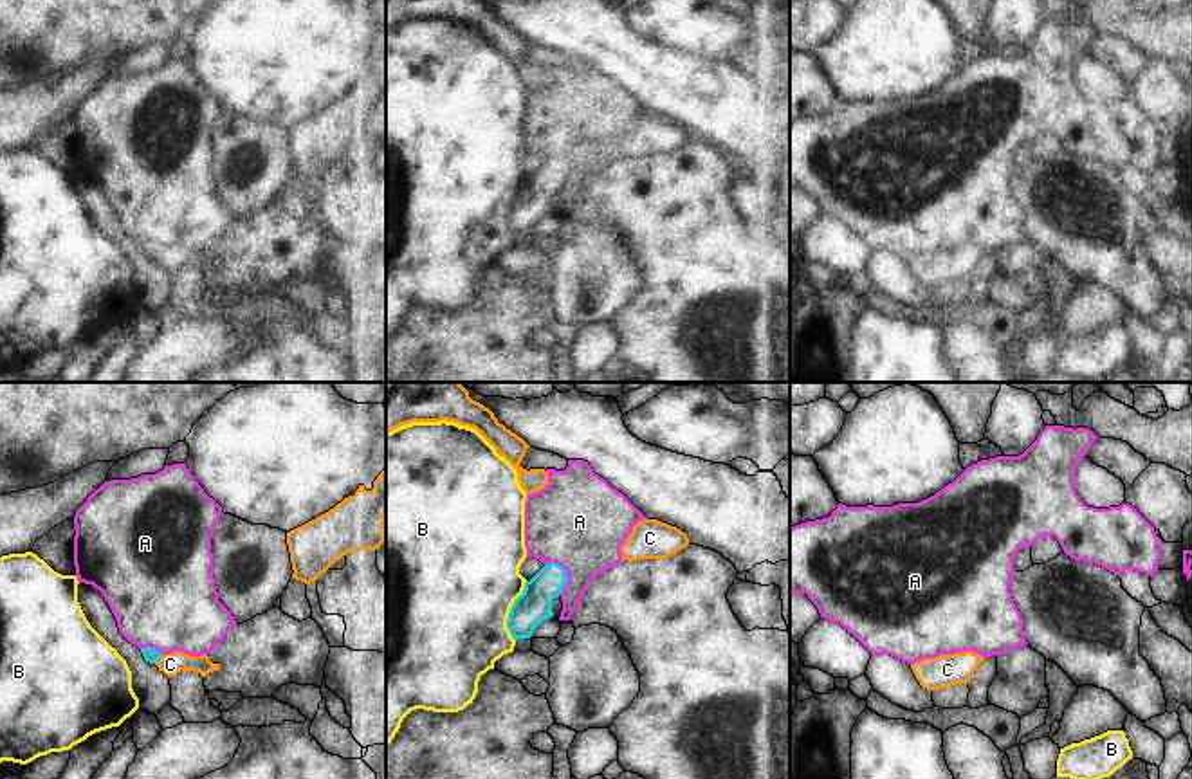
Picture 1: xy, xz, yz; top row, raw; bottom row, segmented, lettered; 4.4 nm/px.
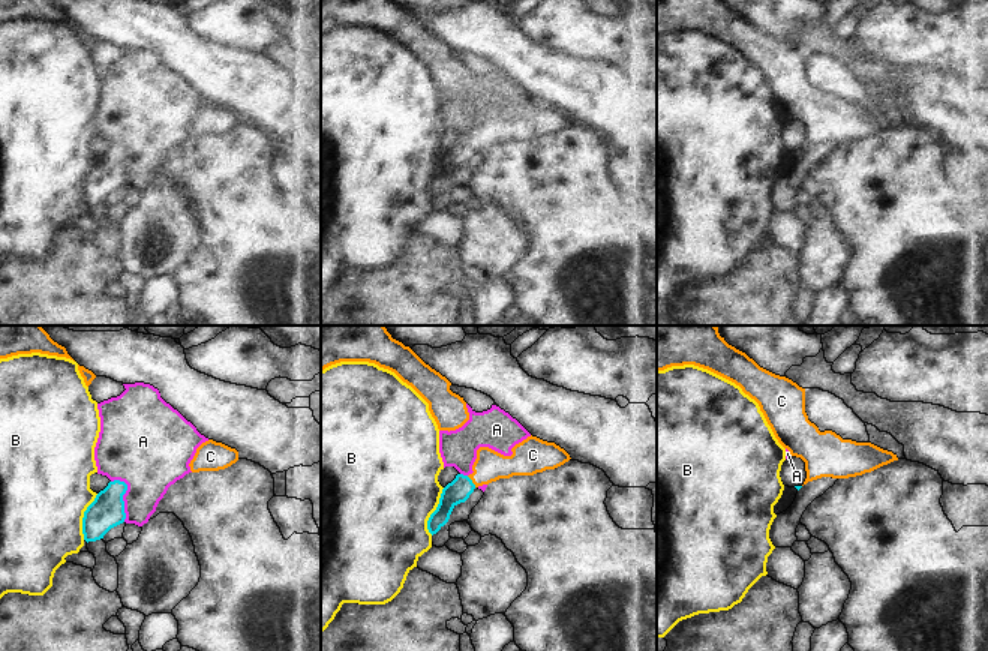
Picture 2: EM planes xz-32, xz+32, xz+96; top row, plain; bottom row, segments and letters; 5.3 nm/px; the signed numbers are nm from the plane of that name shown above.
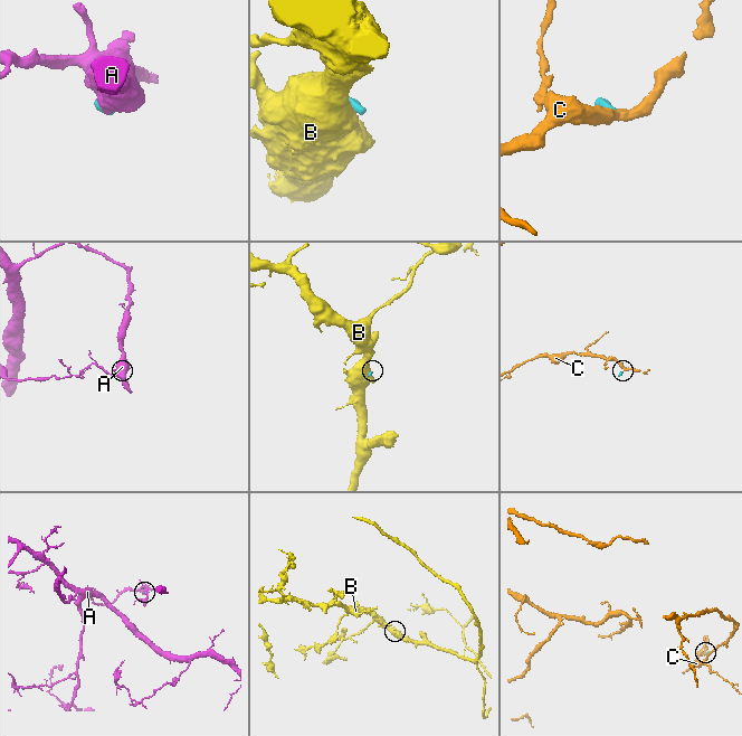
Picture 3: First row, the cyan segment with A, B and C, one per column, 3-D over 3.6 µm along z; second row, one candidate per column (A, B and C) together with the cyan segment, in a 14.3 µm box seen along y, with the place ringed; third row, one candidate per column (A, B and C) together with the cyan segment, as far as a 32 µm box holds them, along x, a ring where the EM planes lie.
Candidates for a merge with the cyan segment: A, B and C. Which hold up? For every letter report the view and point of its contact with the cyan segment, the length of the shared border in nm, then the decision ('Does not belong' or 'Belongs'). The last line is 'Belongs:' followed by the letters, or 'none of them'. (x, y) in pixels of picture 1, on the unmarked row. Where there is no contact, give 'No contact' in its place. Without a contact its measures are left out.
A: Touches cyan at xz (565, 170). Shared border 160 nm. Does not belong
B: Touches cyan at xz (511, 208). Shared border 280 nm. Does not belong
C: Touches cyan at xy (157, 255). Shared border 60 nm. Belongs
Belongs: C.

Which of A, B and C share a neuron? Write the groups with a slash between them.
A / B / C

